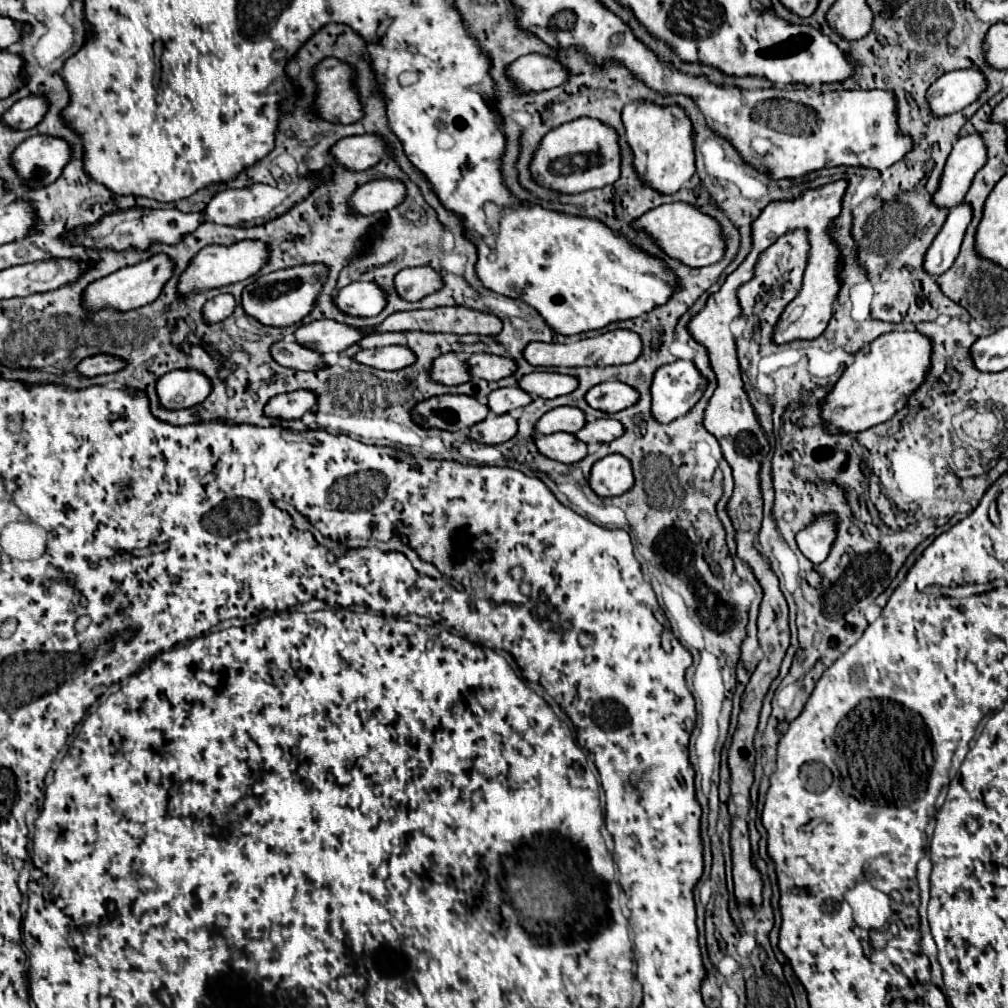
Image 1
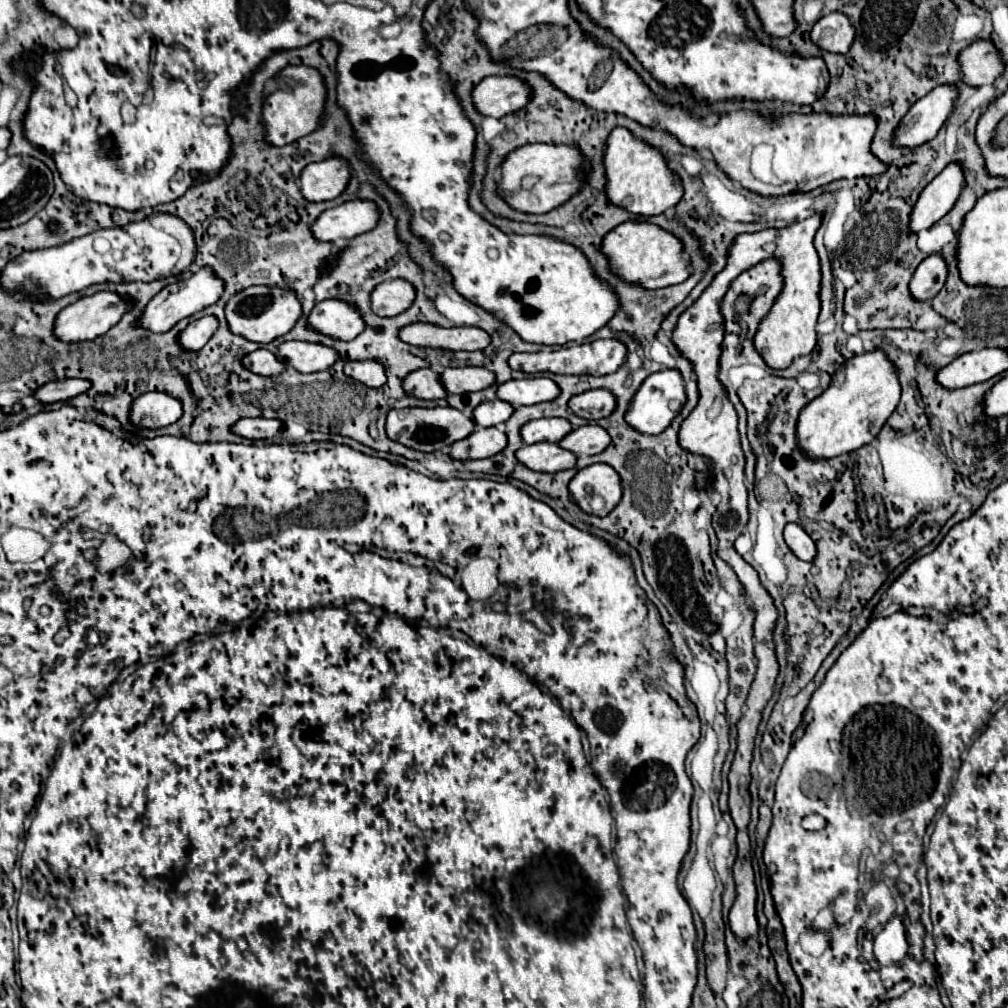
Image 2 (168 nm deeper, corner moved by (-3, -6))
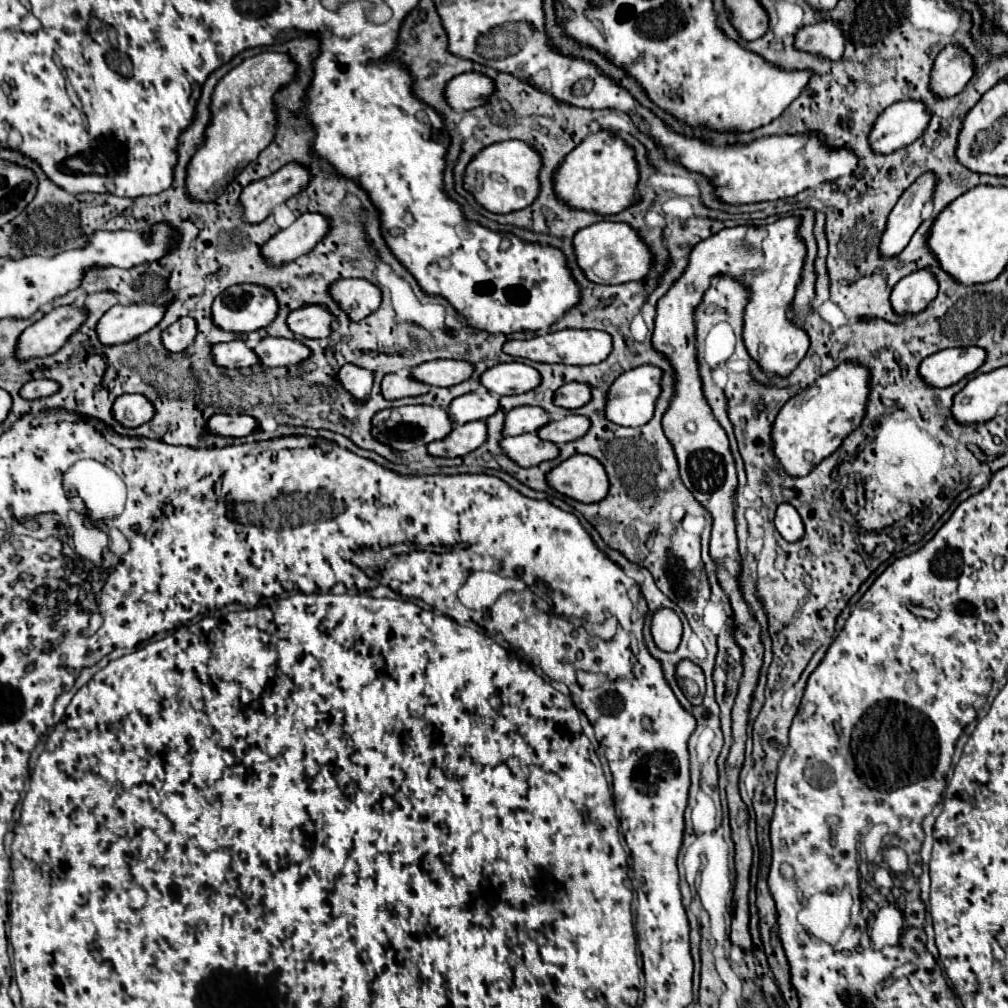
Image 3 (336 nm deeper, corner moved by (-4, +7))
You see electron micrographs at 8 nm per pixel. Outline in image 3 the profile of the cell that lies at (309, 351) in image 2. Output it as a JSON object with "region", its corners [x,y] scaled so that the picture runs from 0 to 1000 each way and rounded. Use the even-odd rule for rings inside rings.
{"region":[[[261,335],[251,349],[257,353],[259,363],[293,363],[307,355],[307,345],[301,343],[297,337],[283,337],[283,335]]]}

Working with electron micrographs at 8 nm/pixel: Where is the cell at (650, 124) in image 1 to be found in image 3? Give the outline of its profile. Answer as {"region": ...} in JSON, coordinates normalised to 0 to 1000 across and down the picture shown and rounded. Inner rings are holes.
{"region":[[[592,131],[584,133],[570,149],[566,149],[555,167],[549,173],[549,187],[551,194],[559,198],[559,202],[570,208],[582,208],[596,214],[612,212],[632,200],[630,185],[634,179],[630,151],[610,133],[606,131]]]}

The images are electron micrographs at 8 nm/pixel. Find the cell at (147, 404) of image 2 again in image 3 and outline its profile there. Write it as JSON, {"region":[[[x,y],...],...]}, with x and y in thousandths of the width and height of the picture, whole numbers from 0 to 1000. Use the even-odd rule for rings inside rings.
{"region":[[[122,391],[114,397],[110,405],[112,415],[124,425],[136,425],[152,415],[154,405],[140,391]]]}

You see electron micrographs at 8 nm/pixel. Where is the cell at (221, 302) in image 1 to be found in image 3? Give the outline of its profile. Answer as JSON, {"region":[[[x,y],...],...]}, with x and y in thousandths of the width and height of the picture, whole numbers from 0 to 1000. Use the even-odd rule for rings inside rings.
{"region":[[[178,315],[174,321],[170,321],[162,331],[162,343],[168,349],[182,349],[193,335],[195,325],[193,325],[193,317],[191,315]]]}

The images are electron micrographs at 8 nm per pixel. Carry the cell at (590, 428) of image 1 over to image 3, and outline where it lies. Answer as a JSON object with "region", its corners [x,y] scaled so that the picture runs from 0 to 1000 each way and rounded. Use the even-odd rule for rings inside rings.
{"region":[[[563,413],[555,419],[545,419],[533,427],[537,437],[545,437],[549,440],[561,440],[576,435],[584,427],[586,419],[580,413]]]}

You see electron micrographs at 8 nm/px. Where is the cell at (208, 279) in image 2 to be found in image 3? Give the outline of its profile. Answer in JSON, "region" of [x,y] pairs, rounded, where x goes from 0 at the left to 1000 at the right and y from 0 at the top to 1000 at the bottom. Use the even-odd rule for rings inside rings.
{"region":[[[116,302],[100,313],[94,323],[94,329],[100,341],[126,341],[148,329],[154,321],[158,321],[162,312],[164,306],[156,302]]]}

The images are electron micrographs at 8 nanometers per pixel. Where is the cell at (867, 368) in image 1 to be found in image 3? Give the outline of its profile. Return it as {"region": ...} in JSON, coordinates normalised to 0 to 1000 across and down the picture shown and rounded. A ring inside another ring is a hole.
{"region":[[[838,359],[824,367],[822,371],[811,375],[805,383],[801,383],[795,391],[787,393],[771,411],[769,421],[765,423],[767,437],[767,452],[773,456],[775,464],[787,472],[801,472],[807,462],[811,462],[816,454],[824,452],[834,438],[854,421],[858,411],[858,401],[862,393],[862,367],[848,361]],[[799,450],[807,452],[807,458],[799,458]]]}

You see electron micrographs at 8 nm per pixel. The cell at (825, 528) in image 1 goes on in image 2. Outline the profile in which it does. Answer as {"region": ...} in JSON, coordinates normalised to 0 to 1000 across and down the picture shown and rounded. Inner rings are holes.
{"region":[[[782,519],[778,525],[778,535],[782,539],[782,543],[788,547],[788,551],[796,557],[806,557],[810,553],[810,541],[806,537],[806,533],[790,519]]]}

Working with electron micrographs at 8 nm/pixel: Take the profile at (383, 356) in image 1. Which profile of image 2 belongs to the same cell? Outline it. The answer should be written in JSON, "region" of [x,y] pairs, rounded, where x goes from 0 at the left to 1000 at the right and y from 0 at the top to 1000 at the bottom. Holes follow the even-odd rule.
{"region":[[[345,358],[341,362],[341,370],[365,384],[379,384],[383,380],[379,358]]]}

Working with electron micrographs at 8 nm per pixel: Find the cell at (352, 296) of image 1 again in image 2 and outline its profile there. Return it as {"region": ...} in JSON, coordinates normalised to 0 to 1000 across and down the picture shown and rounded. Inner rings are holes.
{"region":[[[325,297],[315,301],[310,307],[306,320],[310,326],[339,338],[351,336],[363,324],[361,314],[355,307],[351,307],[351,301],[343,301],[339,297]]]}

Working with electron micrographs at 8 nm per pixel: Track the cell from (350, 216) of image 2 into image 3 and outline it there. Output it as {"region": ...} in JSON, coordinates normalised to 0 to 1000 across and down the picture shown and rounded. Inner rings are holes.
{"region":[[[301,212],[287,226],[277,228],[265,242],[261,242],[261,254],[267,262],[281,264],[293,256],[311,248],[311,244],[324,232],[326,220],[318,212]]]}

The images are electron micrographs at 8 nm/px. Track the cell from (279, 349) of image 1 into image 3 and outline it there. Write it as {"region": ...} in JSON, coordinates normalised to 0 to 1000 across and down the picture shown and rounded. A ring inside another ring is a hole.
{"region":[[[241,337],[213,341],[213,345],[209,345],[209,353],[219,365],[247,365],[257,359],[253,349],[245,345]]]}

